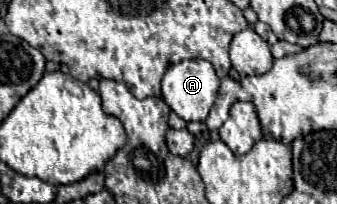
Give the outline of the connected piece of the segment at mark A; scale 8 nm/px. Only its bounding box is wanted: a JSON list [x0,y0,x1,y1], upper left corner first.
[162,60,220,122]

